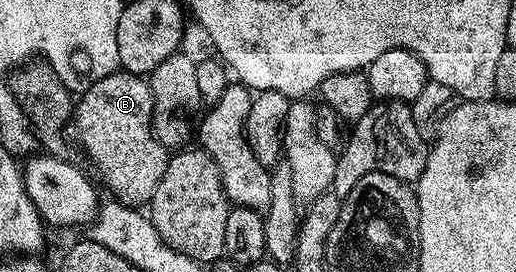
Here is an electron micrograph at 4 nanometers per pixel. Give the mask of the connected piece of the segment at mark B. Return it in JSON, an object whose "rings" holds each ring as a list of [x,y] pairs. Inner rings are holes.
{"rings":[[[122,69],[109,77],[101,77],[101,81],[78,96],[73,107],[73,135],[75,131],[88,161],[99,170],[104,185],[115,194],[112,196],[126,207],[142,208],[150,204],[153,193],[157,193],[157,185],[161,185],[161,177],[165,177],[169,151],[151,130],[152,113],[153,93],[150,82],[142,75],[134,75]]]}

